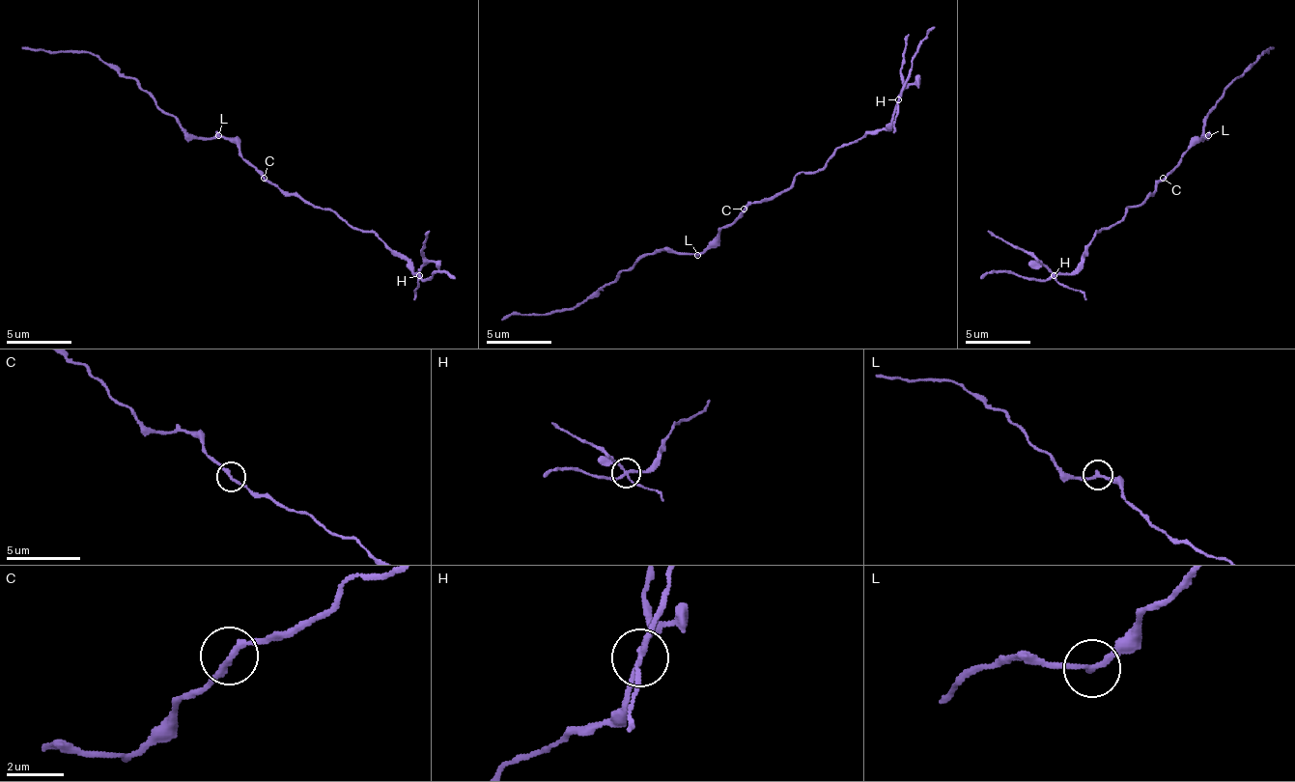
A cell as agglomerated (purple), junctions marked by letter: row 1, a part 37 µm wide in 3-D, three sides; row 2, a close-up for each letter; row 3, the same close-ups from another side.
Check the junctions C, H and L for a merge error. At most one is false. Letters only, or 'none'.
H

